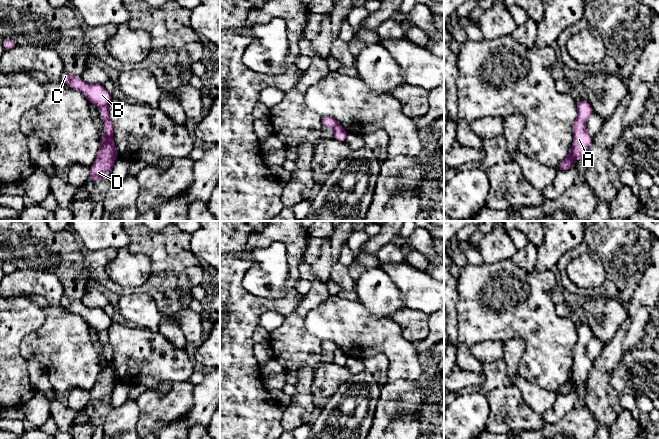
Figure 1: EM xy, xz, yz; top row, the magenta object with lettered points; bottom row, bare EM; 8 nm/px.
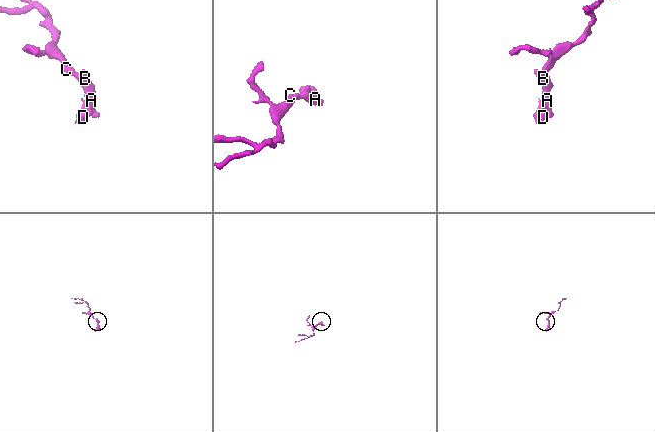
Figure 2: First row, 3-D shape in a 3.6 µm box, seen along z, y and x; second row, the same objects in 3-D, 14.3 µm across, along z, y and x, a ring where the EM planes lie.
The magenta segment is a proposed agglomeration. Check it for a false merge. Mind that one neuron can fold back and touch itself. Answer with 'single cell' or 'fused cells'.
fused cells

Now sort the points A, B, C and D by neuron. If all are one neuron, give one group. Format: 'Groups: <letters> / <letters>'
Groups: A B C / D

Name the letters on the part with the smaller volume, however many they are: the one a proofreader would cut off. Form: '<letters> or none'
D

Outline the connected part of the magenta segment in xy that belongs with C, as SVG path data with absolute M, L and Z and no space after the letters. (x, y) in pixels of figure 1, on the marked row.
M63 71L61 82L69 87L82 92L85 97L94 104L104 121L104 133L113 147L113 153L118 156L118 152L113 140L114 125L110 120L108 106L112 100L112 94L109 93L102 84L87 84L81 76L72 76Z

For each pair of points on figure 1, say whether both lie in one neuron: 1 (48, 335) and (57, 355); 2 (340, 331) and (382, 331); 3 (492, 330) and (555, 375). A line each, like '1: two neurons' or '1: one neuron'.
1: one neuron
2: one neuron
3: one neuron

